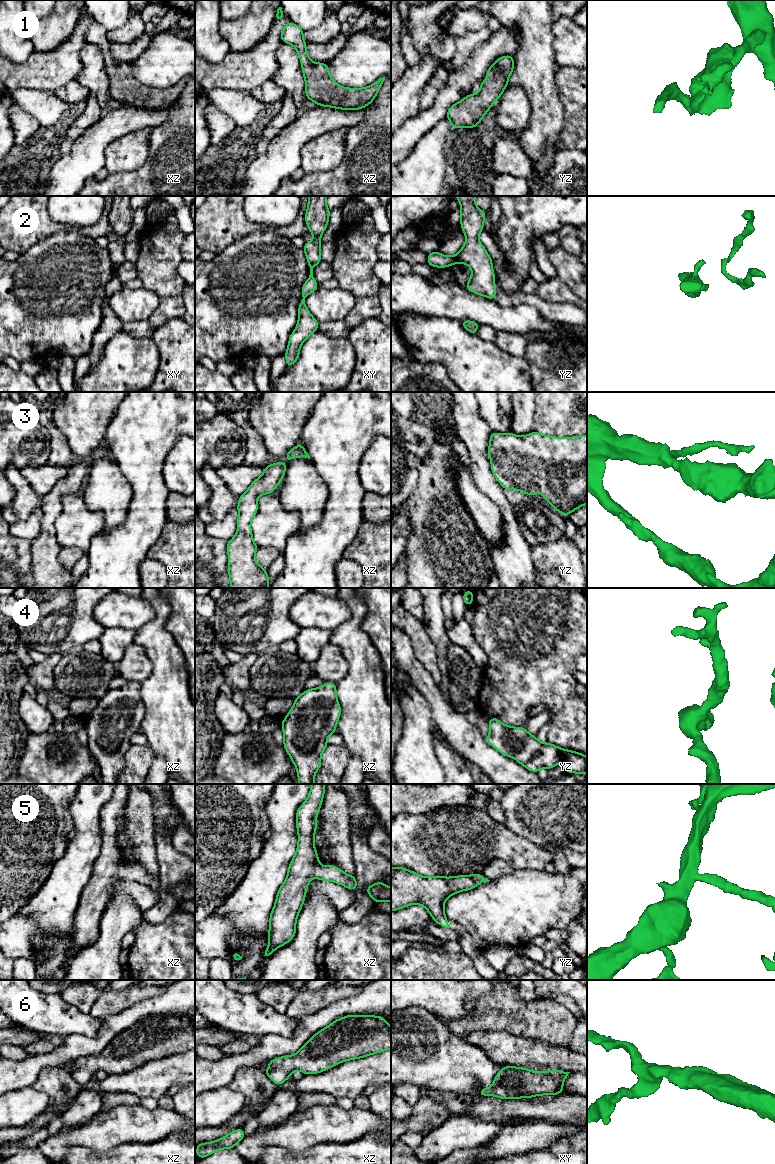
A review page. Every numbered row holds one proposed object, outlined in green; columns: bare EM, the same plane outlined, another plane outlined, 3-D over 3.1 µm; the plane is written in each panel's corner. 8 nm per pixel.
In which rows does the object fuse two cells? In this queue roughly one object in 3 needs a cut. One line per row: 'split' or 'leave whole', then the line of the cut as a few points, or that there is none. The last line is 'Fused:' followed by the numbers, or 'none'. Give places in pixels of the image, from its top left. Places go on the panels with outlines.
1: leave whole | no cut
2: leave whole | no cut
3: leave whole | no cut
4: leave whole | no cut
5: leave whole | no cut
6: leave whole | no cut
Fused: none

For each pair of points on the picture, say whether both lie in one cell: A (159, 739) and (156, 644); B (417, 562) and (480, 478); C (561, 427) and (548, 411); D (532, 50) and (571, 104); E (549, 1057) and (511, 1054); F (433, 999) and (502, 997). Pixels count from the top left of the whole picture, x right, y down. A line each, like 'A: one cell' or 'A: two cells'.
A: one cell
B: two cells
C: one cell
D: two cells
E: one cell
F: two cells

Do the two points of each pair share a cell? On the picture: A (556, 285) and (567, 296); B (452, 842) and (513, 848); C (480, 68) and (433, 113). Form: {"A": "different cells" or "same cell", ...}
{"A": "same cell", "B": "same cell", "C": "same cell"}

